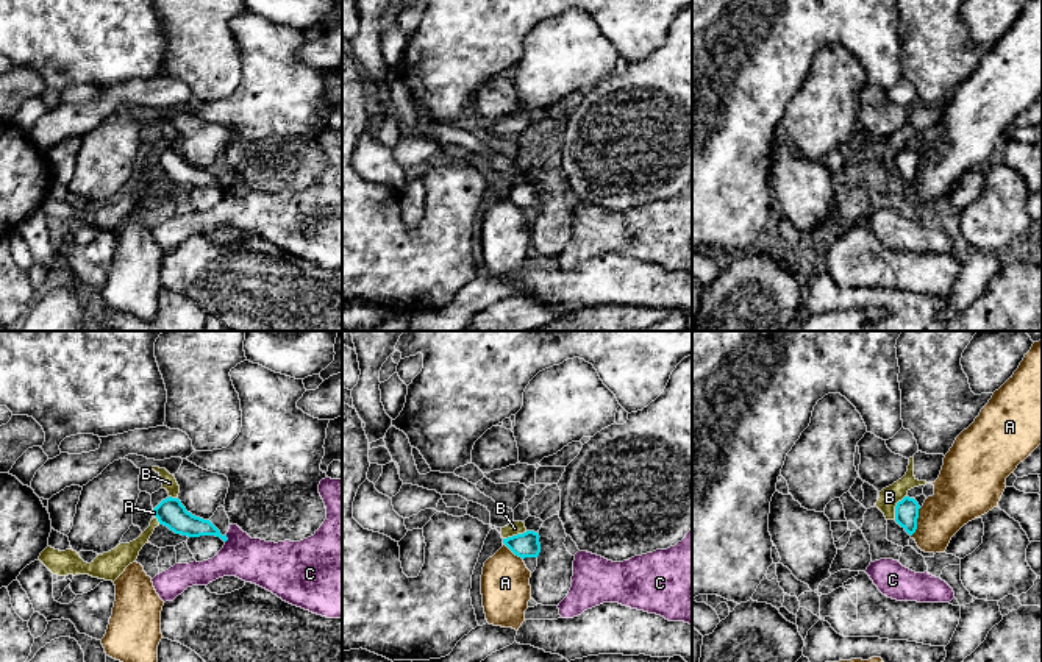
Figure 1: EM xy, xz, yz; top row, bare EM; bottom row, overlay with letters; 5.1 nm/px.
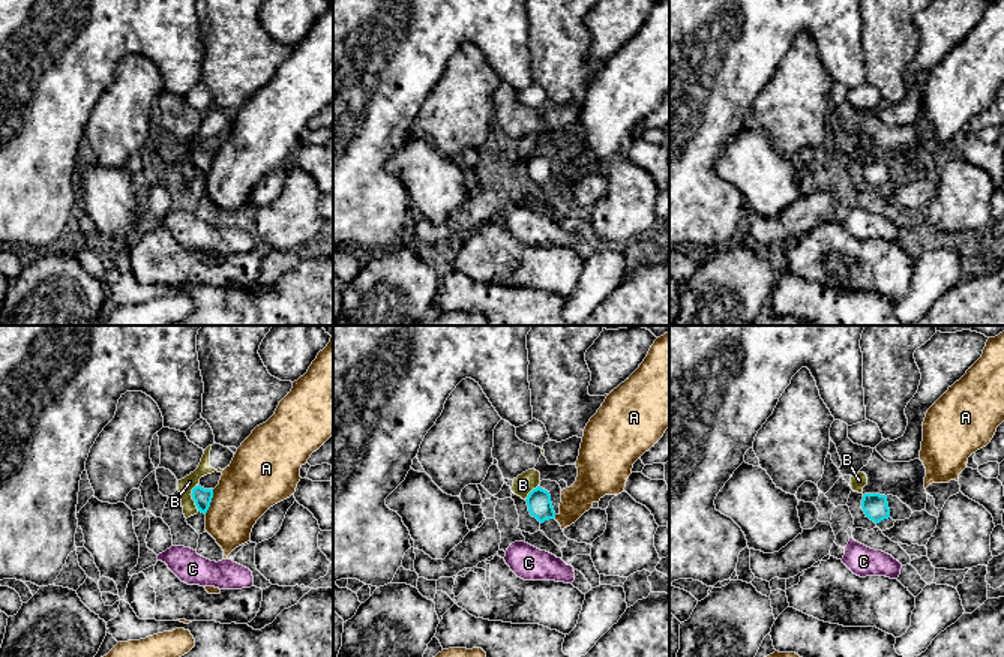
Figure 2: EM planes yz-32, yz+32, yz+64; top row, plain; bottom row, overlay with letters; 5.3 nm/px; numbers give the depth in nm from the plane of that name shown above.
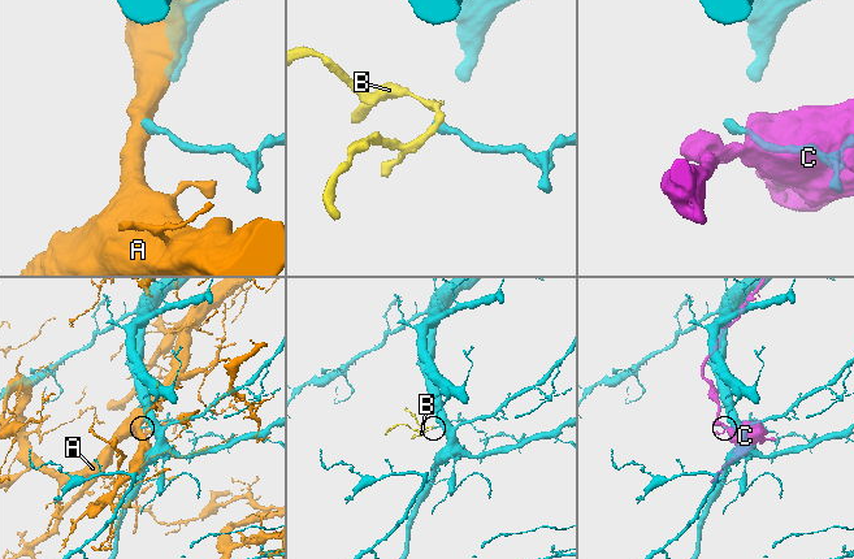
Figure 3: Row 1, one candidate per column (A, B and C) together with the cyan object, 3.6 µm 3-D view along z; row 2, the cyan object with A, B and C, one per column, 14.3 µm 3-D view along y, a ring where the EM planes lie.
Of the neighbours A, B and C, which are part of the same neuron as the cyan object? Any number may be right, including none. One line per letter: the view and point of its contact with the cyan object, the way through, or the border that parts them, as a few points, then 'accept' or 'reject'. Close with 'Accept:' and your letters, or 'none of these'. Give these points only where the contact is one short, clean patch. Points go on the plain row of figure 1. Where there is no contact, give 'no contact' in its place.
A: meets cyan in yz at (916, 172); reject
B: meets cyan in yz at (895, 156); border along yz (906, 145), (897, 153), (894, 169); reject
C: meets cyan in xy at (227, 189); reject
Accept: none of these

